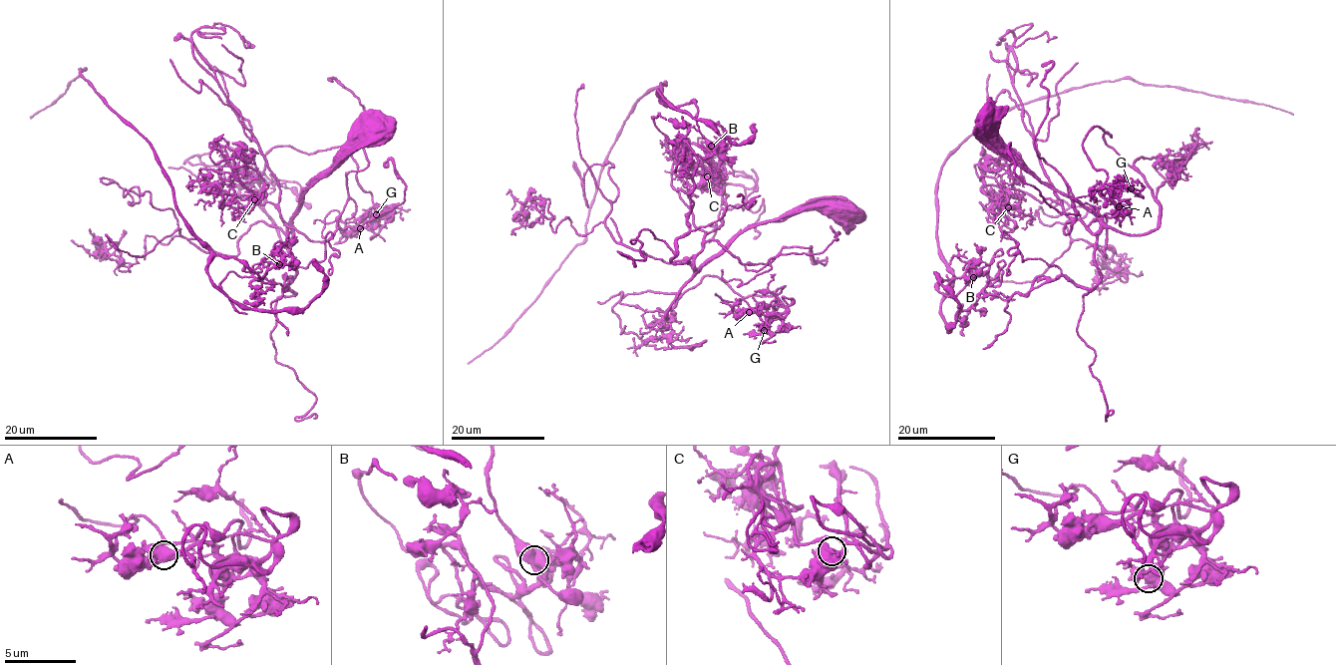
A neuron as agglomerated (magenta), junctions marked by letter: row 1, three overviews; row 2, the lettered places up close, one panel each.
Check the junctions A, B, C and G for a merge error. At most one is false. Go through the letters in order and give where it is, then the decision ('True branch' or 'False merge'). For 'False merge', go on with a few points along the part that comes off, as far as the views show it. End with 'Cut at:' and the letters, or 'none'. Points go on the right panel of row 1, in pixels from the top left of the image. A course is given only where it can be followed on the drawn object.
A: Place: (1119, 206). True branch
B: Place: (973, 277). False merge. Course of the part to remove: (972, 276), (953, 296), (938, 289), (954, 278), (936, 233), (939, 177), (1005, 112), (1125, 79), (1293, 115)
C: Place: (1008, 207). True branch
G: Place: (1131, 188). True branch
Cut at: B

